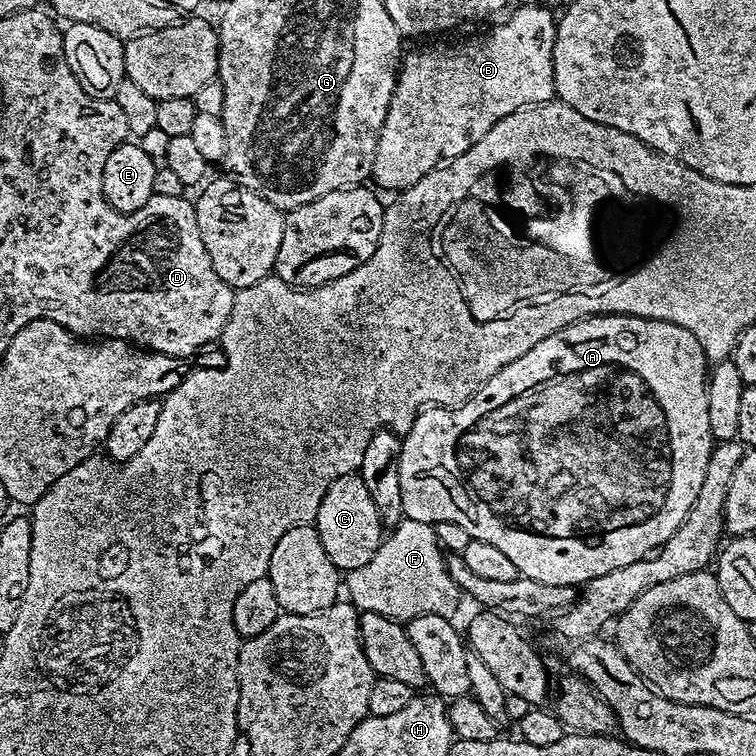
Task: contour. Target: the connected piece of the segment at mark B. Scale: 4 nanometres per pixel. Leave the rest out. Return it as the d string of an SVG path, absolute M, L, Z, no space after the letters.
M524 4L485 36L405 51L398 64L392 95L386 100L376 153L370 161L375 187L389 188L396 194L414 186L414 182L431 177L442 161L466 154L502 118L519 108L547 104L553 99L557 23L550 9L540 4Z

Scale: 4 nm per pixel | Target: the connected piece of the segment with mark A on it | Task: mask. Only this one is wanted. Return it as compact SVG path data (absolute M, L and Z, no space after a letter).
M590 316L586 320L574 322L562 330L550 334L550 338L542 338L542 342L538 342L538 346L534 346L531 350L526 350L526 354L522 354L522 358L514 358L514 362L510 362L510 366L502 366L502 370L498 370L498 374L490 377L465 404L459 404L457 408L429 406L417 416L414 426L410 426L410 430L403 433L400 442L398 479L402 481L404 515L407 519L414 522L426 522L433 526L438 522L455 522L458 526L463 526L466 529L466 534L470 534L473 540L490 542L490 546L495 546L498 550L502 550L502 554L506 554L506 558L510 558L510 562L514 562L517 573L526 578L534 578L534 582L583 586L589 580L598 578L602 574L608 574L612 570L618 570L619 567L629 566L632 562L638 562L649 554L655 553L662 544L666 543L667 539L678 530L680 524L686 519L688 511L691 510L692 503L698 497L703 475L706 474L707 460L710 458L714 447L712 431L710 430L710 414L706 414L706 394L708 393L709 375L710 368L705 361L704 351L698 342L698 338L694 338L694 334L690 334L690 330L686 330L682 326L674 326L665 320L647 320L641 316Z

